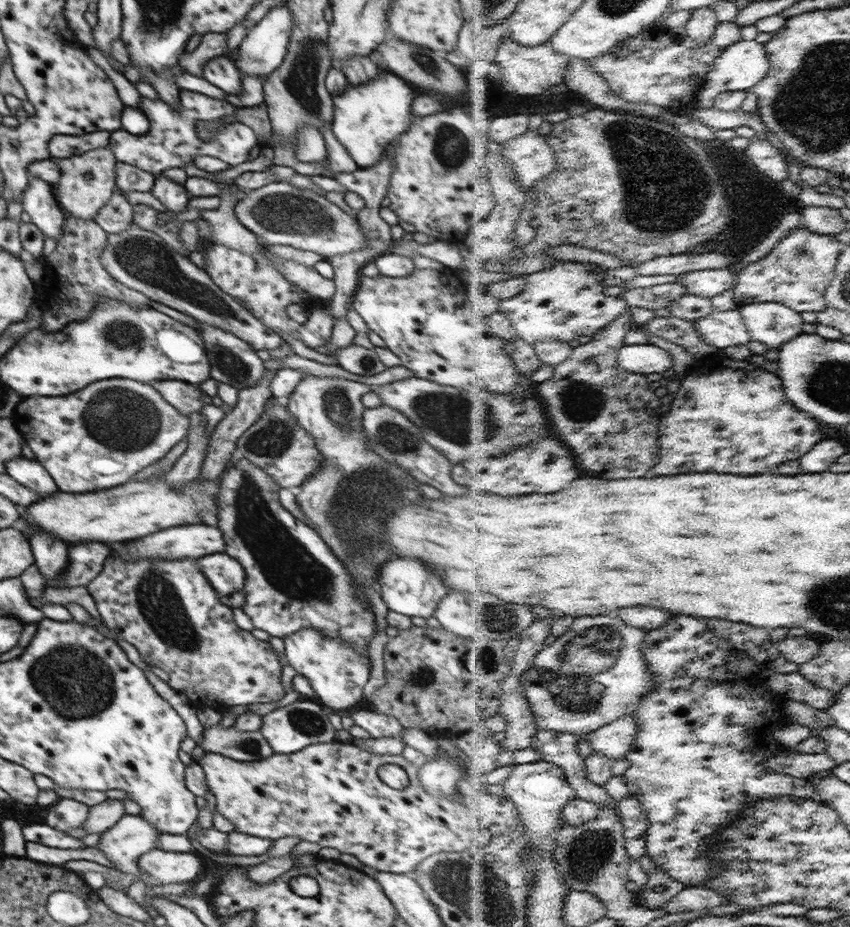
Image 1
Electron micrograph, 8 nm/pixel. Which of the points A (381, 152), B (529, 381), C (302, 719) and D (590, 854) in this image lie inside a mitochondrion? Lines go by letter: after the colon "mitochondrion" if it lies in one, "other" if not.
A: other
B: other
C: mitochondrion
D: mitochondrion

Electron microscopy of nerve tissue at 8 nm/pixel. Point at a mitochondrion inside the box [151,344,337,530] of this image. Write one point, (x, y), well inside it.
(277, 437)

